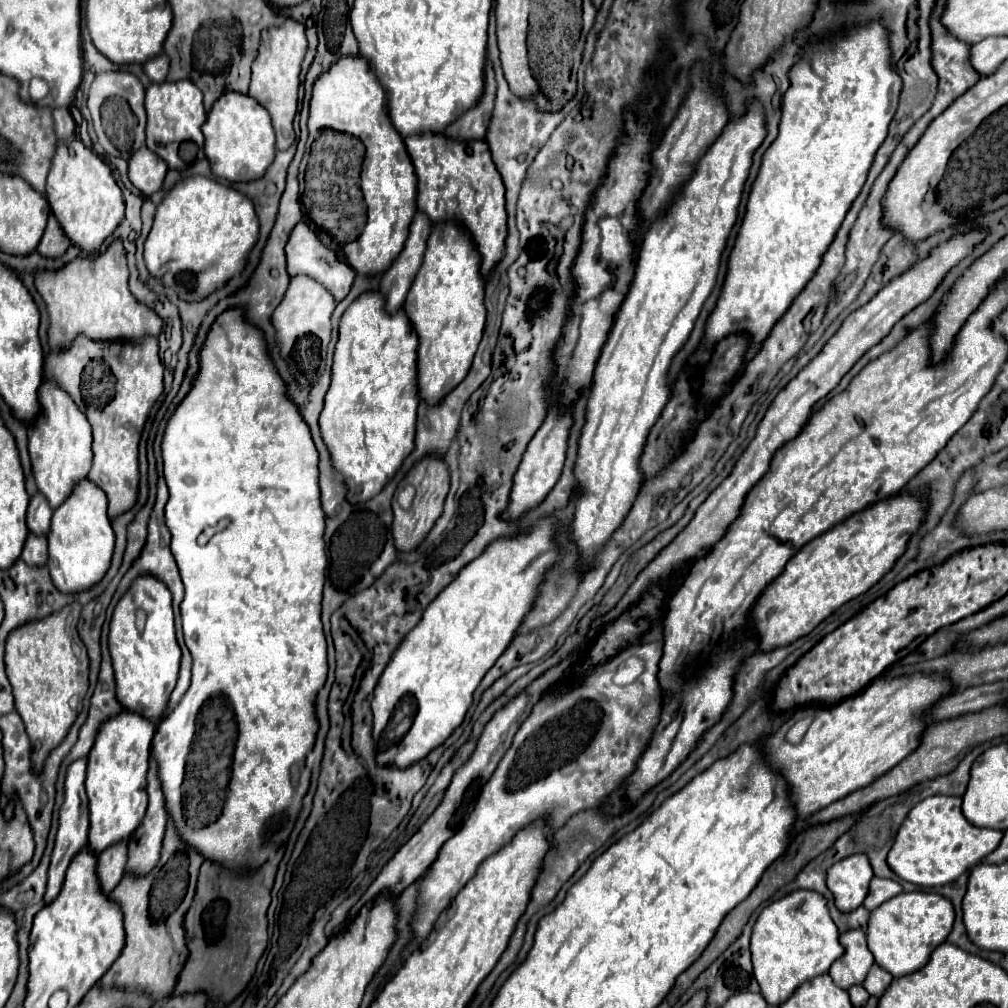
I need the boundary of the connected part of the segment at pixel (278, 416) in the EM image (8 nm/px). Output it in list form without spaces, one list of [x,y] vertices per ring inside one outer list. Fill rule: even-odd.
[[[239,308],[225,310],[211,324],[211,330],[205,338],[205,344],[199,350],[199,372],[193,380],[191,390],[181,400],[181,404],[175,408],[173,416],[169,418],[169,422],[165,426],[163,440],[161,440],[161,452],[163,452],[163,474],[165,474],[165,482],[167,482],[167,488],[169,488],[169,502],[165,506],[165,520],[167,520],[167,526],[169,526],[171,536],[173,536],[171,552],[177,560],[181,580],[185,584],[185,598],[181,602],[181,618],[183,618],[185,644],[187,644],[187,648],[193,656],[191,686],[189,686],[187,694],[183,696],[183,700],[177,704],[177,708],[157,726],[155,736],[153,736],[153,744],[151,744],[153,756],[159,762],[159,778],[161,778],[165,800],[167,800],[167,812],[173,816],[173,820],[179,828],[181,840],[187,846],[199,848],[199,852],[209,860],[211,860],[211,856],[215,856],[215,860],[223,860],[223,864],[247,864],[247,860],[267,860],[267,856],[275,854],[281,840],[289,838],[293,824],[299,816],[303,796],[307,794],[307,788],[309,788],[309,770],[305,768],[305,758],[311,752],[313,742],[315,742],[315,734],[317,734],[313,700],[317,696],[317,690],[325,684],[325,678],[327,678],[327,642],[325,642],[325,634],[323,634],[323,626],[321,626],[321,590],[323,590],[323,580],[325,580],[323,574],[325,574],[325,568],[327,568],[327,556],[325,556],[325,542],[323,542],[325,512],[323,512],[321,500],[319,500],[319,470],[317,470],[319,452],[313,444],[309,426],[303,420],[299,408],[287,398],[287,386],[281,380],[281,376],[277,374],[273,360],[269,358],[263,332],[259,328],[255,328],[253,324],[245,322],[243,310],[239,310]],[[221,518],[229,518],[231,522],[225,530],[217,532],[212,538],[213,529],[205,530],[205,528],[215,526]],[[197,536],[199,536],[199,544],[205,544],[205,546],[197,544]],[[217,704],[227,704],[227,708],[233,708],[233,716],[235,716],[235,722],[237,722],[237,734],[239,736],[237,736],[237,744],[235,744],[235,752],[233,752],[231,780],[229,780],[229,790],[227,790],[227,798],[225,798],[221,816],[215,822],[201,826],[201,824],[191,824],[191,822],[185,820],[181,784],[183,784],[183,778],[185,778],[189,748],[193,744],[193,736],[195,736],[195,730],[197,730],[197,716],[199,716],[201,708],[217,708]],[[293,768],[297,768],[297,782],[293,782],[293,774],[291,774]]]

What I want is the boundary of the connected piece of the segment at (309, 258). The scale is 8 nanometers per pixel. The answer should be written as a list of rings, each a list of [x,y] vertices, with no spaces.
[[[299,222],[295,224],[295,228],[291,230],[289,234],[289,240],[287,240],[287,246],[285,246],[285,254],[287,254],[287,272],[289,276],[297,276],[297,274],[305,274],[305,276],[311,276],[315,280],[319,280],[333,296],[335,300],[343,300],[353,284],[353,278],[355,278],[355,270],[343,260],[343,252],[341,250],[331,250],[327,248],[319,234],[307,224],[307,222]]]

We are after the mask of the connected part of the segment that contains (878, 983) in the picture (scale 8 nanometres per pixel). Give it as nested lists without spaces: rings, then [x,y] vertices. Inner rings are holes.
[[[873,964],[871,966],[871,970],[869,970],[869,974],[867,974],[867,978],[865,978],[865,982],[863,982],[863,988],[871,994],[871,996],[881,996],[885,990],[887,990],[887,986],[891,984],[891,976],[883,970],[883,968],[879,968],[877,964]]]

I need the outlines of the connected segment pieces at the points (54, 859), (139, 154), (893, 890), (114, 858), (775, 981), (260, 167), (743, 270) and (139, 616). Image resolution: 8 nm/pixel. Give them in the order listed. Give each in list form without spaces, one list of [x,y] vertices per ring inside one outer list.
[[[79,758],[73,764],[67,766],[67,776],[65,776],[65,800],[59,810],[59,828],[55,836],[55,848],[51,854],[51,864],[49,864],[49,880],[47,880],[47,892],[45,892],[45,902],[55,900],[59,894],[59,888],[63,886],[63,876],[65,868],[71,864],[71,858],[87,844],[87,832],[89,832],[89,812],[87,812],[87,796],[83,788],[85,772],[87,772],[87,760]]]
[[[145,146],[133,152],[129,158],[129,180],[143,194],[157,192],[163,184],[165,172],[167,172],[167,162]]]
[[[873,878],[871,886],[869,886],[869,894],[863,902],[863,906],[867,910],[875,910],[877,906],[881,906],[883,902],[887,902],[889,898],[897,896],[901,892],[901,886],[895,880],[887,880],[887,878]]]
[[[123,840],[119,844],[111,844],[111,848],[105,848],[99,854],[97,874],[105,892],[111,892],[119,884],[125,872],[125,864],[127,864],[127,842]]]
[[[795,890],[781,900],[771,902],[765,906],[753,926],[751,934],[751,956],[753,956],[753,976],[759,982],[761,994],[769,1004],[783,1004],[795,988],[799,988],[803,982],[815,978],[817,974],[823,974],[829,970],[829,964],[833,964],[843,954],[843,946],[839,944],[839,930],[833,924],[829,910],[825,906],[825,898],[819,892],[813,890]]]
[[[225,92],[219,96],[207,112],[201,130],[205,136],[205,156],[211,162],[213,174],[229,182],[255,180],[255,176],[263,176],[267,164],[275,158],[275,132],[269,112],[247,94]]]
[[[877,20],[873,24],[869,24],[867,28],[853,28],[849,30],[843,38],[835,40],[835,42],[819,42],[817,46],[809,48],[803,56],[803,60],[799,64],[793,66],[791,70],[791,86],[789,90],[785,92],[783,96],[783,116],[781,116],[781,124],[779,124],[779,134],[775,138],[775,142],[765,150],[763,158],[761,158],[761,168],[759,168],[759,174],[751,186],[751,192],[749,192],[749,198],[747,198],[747,206],[745,206],[745,216],[743,216],[743,222],[741,222],[741,228],[737,232],[737,238],[735,238],[735,246],[729,254],[729,270],[725,274],[725,282],[723,282],[723,290],[721,290],[721,296],[717,300],[717,306],[715,310],[711,312],[707,324],[705,324],[705,330],[703,330],[703,338],[697,346],[697,350],[691,354],[691,360],[705,360],[711,356],[717,340],[721,338],[727,338],[729,334],[747,334],[751,338],[751,348],[747,348],[747,354],[745,354],[745,362],[749,362],[761,348],[761,344],[765,342],[765,338],[769,336],[769,332],[773,330],[773,326],[777,324],[777,320],[787,312],[787,308],[793,304],[793,300],[799,296],[799,292],[807,286],[807,282],[813,278],[815,270],[819,268],[821,264],[821,256],[827,252],[835,232],[839,230],[851,202],[857,198],[857,194],[861,192],[863,184],[865,184],[865,178],[867,178],[867,172],[869,172],[869,166],[873,162],[873,156],[877,152],[877,148],[881,146],[881,142],[885,140],[887,136],[887,126],[889,122],[893,120],[893,114],[895,114],[895,108],[897,108],[897,100],[899,100],[899,88],[901,88],[901,80],[899,76],[895,76],[895,72],[891,72],[891,52],[887,52],[887,28],[883,28],[883,22]]]
[[[139,576],[121,596],[109,626],[109,652],[117,680],[117,698],[123,708],[131,708],[151,722],[165,712],[171,690],[177,682],[181,648],[175,640],[171,592],[155,576]]]

